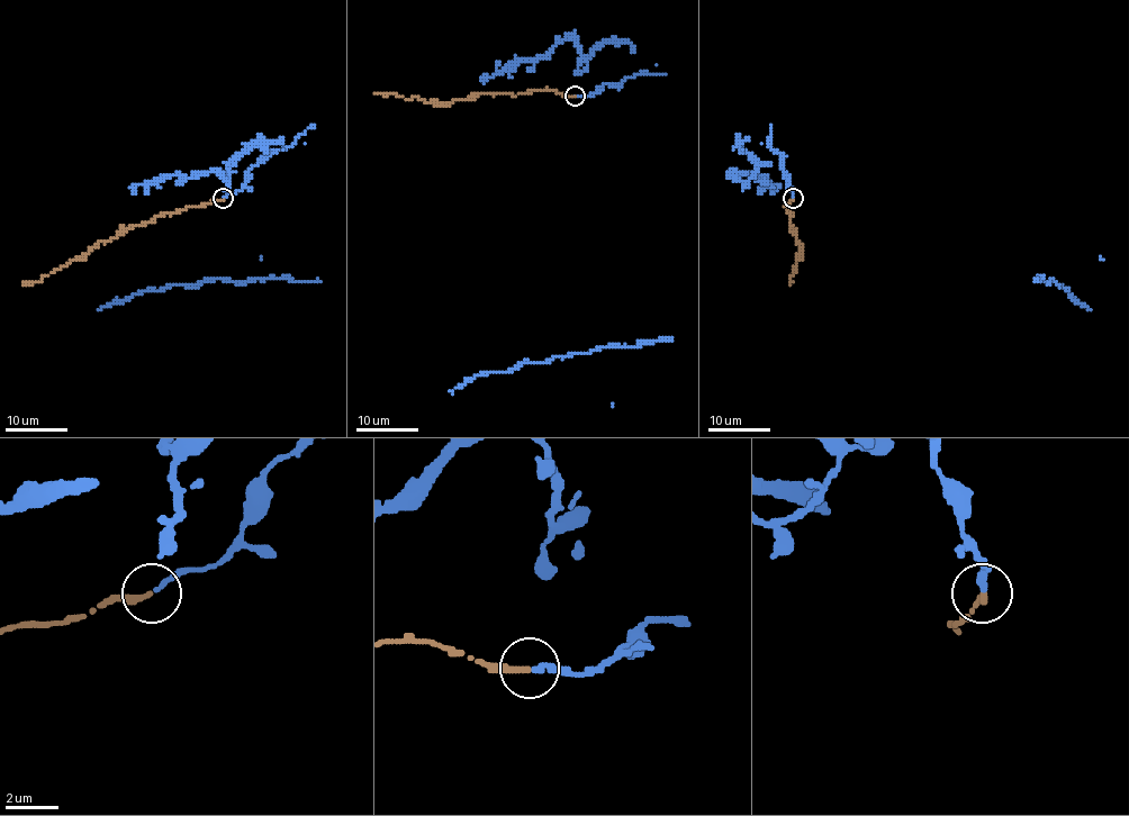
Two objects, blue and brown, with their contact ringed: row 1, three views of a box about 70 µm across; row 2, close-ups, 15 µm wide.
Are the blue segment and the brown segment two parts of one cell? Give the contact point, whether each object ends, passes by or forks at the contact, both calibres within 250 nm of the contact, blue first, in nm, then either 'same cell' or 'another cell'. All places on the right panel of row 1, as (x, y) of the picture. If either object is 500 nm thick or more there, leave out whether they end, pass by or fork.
at (793, 198); blue ends there; brown ends there; 200 nm thick on the blue side, 280 nm on the other; same cell

